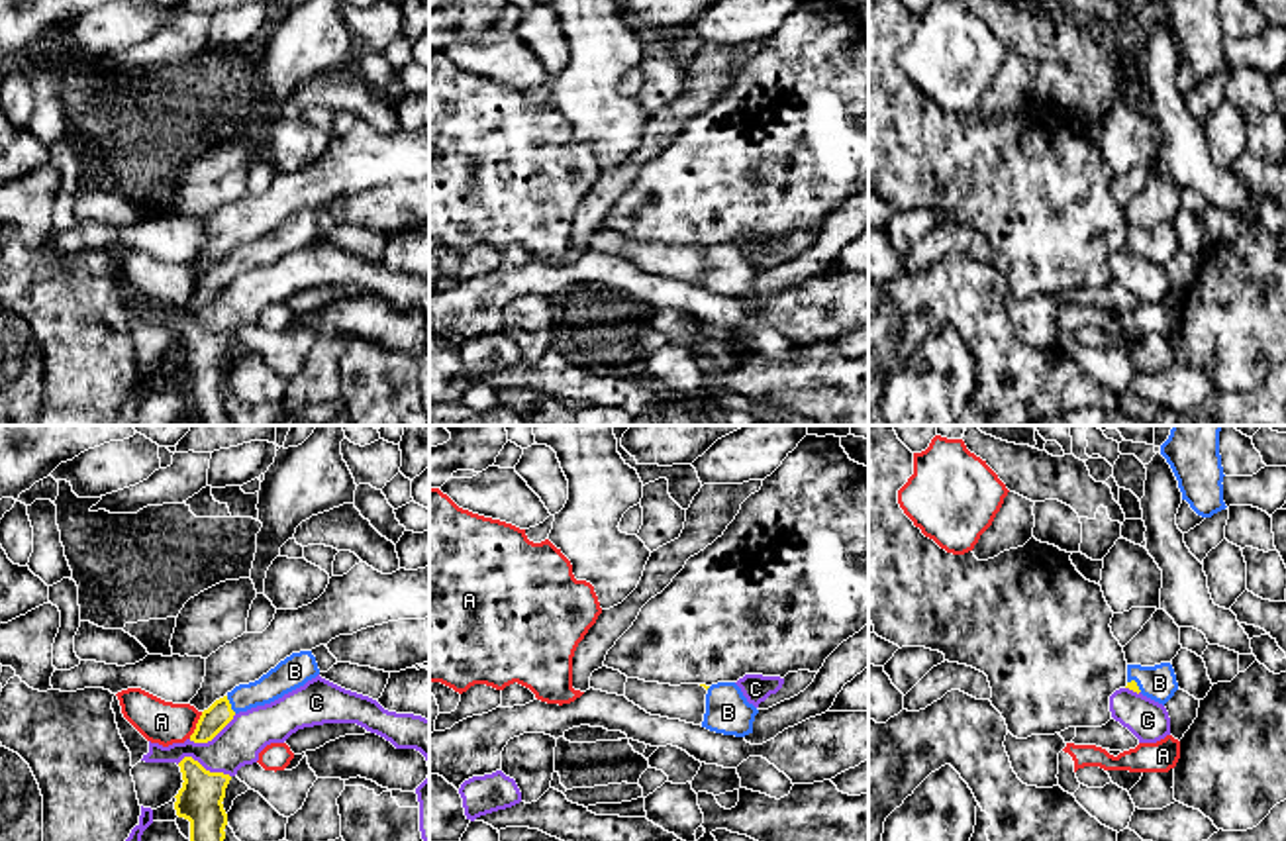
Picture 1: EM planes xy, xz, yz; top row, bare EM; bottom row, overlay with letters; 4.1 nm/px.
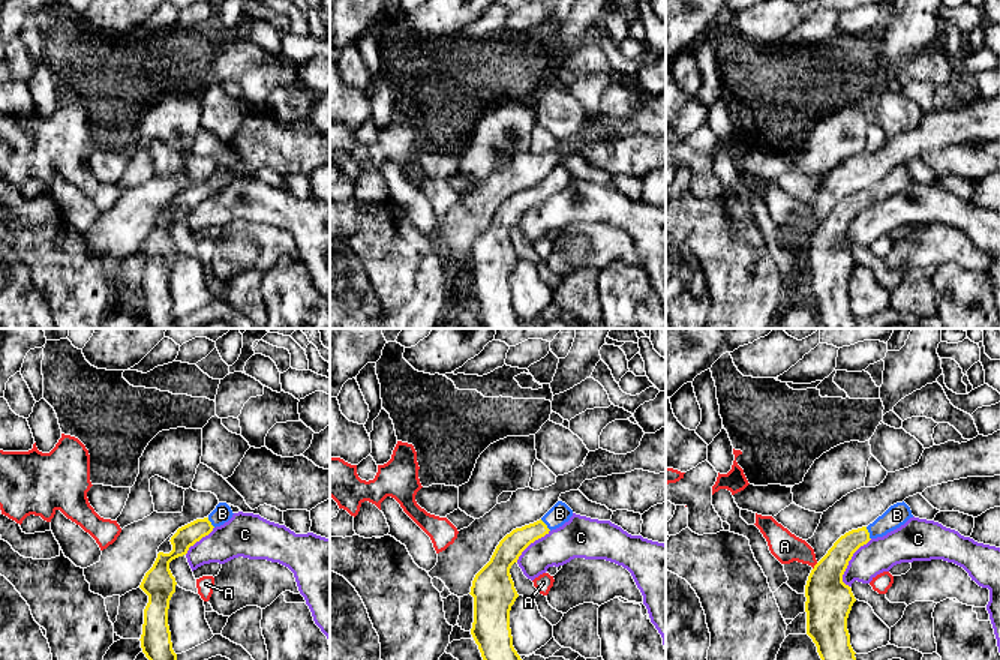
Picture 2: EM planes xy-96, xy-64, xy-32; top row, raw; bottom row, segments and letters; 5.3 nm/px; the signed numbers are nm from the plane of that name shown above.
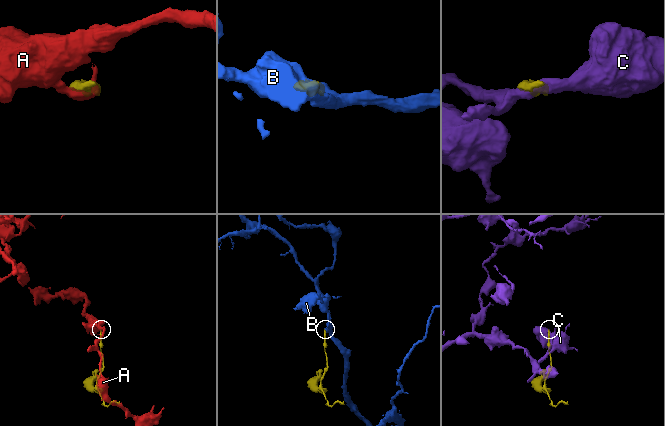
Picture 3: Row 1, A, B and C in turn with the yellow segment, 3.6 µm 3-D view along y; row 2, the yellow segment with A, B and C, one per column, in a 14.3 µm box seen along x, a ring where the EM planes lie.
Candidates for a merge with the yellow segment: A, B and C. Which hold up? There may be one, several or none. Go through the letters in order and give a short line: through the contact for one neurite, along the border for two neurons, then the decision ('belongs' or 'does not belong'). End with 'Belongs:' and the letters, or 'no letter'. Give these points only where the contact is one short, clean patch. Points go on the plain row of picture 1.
A: line xy (202, 273), (189, 298); does not belong
B: line xy (212, 281), (230, 265), (261, 253), (283, 240); belongs
C: does not belong
Belongs: B

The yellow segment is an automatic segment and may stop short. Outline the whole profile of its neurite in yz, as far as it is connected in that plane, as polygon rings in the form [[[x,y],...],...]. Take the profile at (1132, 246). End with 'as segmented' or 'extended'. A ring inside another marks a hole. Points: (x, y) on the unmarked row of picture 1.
[[[1170,223],[1155,227],[1127,225],[1127,247],[1133,253],[1166,265],[1178,251],[1176,235]]]; extended

